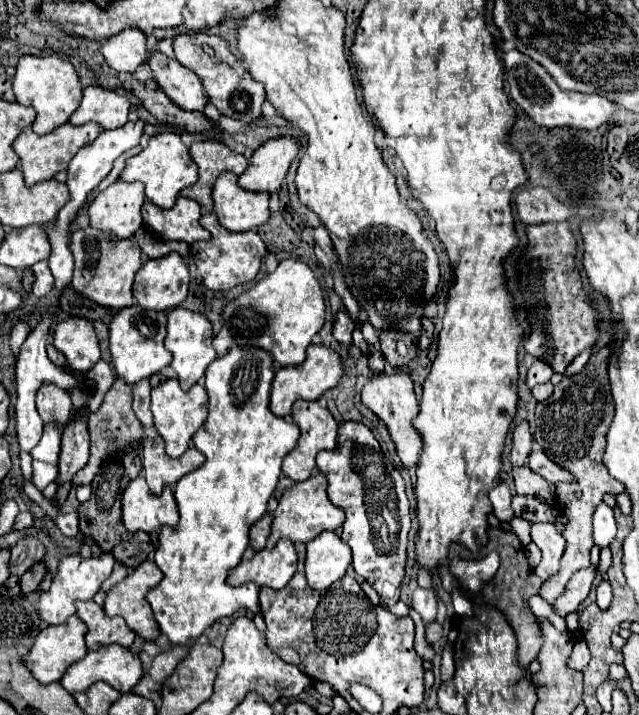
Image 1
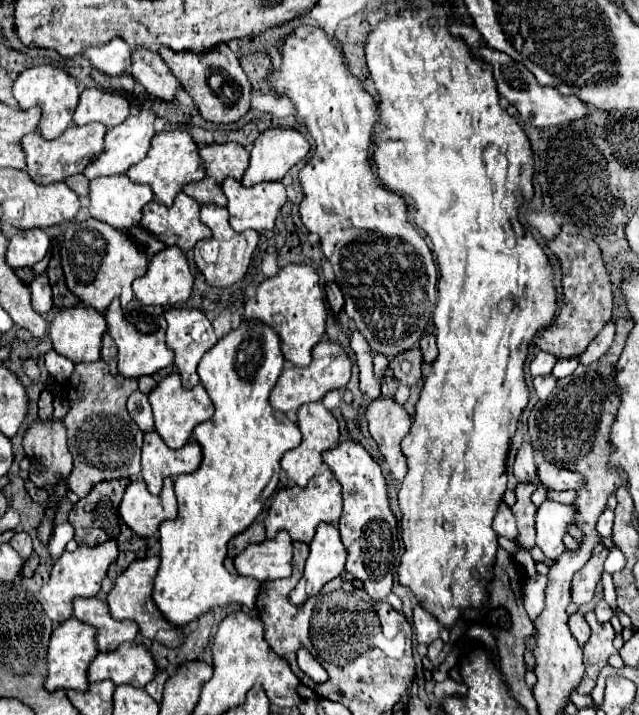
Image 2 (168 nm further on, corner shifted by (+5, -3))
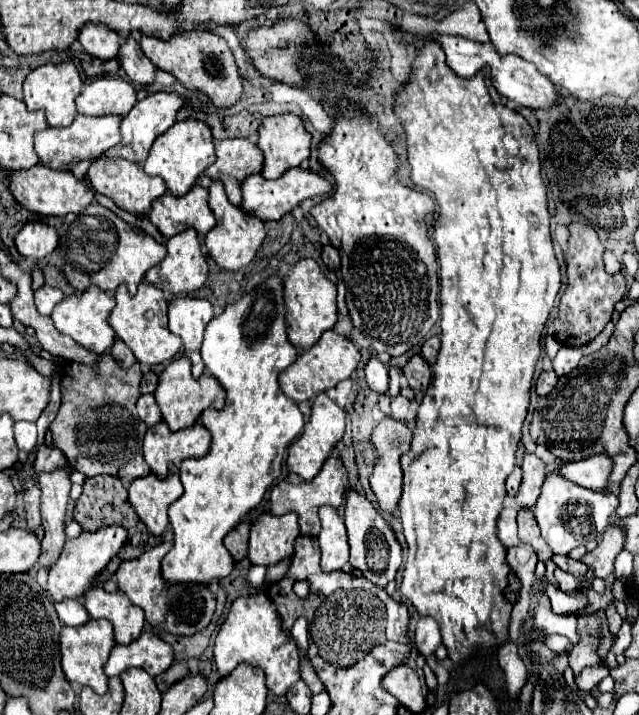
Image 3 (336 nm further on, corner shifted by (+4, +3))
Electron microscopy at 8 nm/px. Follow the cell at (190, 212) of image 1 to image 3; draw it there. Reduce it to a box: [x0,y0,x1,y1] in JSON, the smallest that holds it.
[149,184,217,240]

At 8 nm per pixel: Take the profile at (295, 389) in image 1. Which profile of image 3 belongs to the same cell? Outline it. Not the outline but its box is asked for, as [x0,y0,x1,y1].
[279,330,361,404]

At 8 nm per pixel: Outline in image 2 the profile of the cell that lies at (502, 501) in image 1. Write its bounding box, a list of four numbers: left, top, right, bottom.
[492,502,518,540]

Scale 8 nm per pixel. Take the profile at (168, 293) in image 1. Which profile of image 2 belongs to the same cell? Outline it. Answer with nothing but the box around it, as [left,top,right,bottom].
[134,246,194,306]

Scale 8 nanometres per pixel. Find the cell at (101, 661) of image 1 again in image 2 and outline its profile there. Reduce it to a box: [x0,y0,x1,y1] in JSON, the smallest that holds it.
[88,642,156,688]

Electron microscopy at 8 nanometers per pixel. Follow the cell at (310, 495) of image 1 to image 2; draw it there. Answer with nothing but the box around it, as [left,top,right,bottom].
[264,470,342,544]

